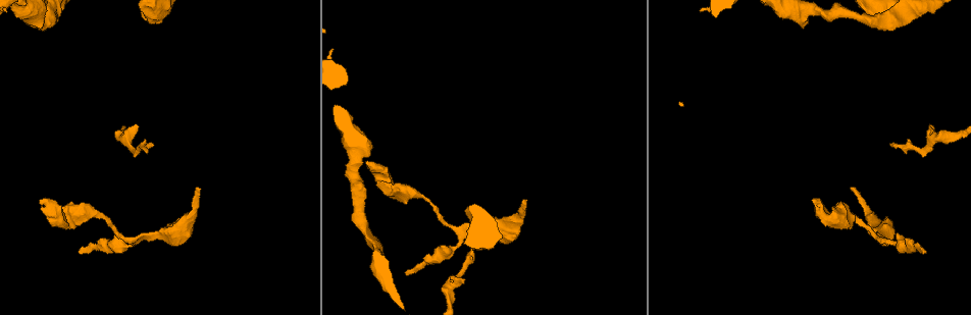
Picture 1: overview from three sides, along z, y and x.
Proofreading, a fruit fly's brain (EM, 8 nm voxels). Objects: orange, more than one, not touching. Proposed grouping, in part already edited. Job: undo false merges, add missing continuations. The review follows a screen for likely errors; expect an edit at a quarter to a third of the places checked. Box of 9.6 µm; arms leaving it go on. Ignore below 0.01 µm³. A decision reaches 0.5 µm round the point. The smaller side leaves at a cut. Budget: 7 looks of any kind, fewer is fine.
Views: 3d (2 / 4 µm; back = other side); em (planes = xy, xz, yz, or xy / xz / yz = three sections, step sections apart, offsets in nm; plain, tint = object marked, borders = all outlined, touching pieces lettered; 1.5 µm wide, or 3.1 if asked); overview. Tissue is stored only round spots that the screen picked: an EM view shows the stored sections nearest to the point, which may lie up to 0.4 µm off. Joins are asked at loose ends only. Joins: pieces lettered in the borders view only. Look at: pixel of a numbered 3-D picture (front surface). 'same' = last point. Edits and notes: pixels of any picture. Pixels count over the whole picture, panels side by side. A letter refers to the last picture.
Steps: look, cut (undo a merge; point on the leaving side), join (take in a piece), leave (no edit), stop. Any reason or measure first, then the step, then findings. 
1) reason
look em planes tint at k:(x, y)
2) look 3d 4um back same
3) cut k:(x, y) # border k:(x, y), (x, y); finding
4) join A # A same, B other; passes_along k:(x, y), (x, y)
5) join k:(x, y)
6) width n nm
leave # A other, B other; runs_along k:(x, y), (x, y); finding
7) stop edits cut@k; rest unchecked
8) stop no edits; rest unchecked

an open end
look 3d 4um at 1:(522, 199)

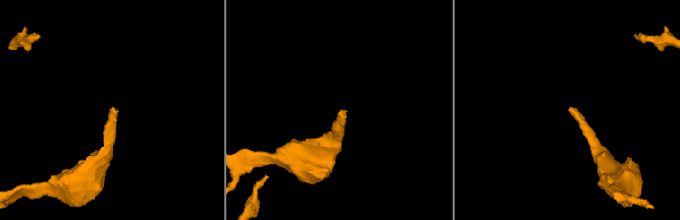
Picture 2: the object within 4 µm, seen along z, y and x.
shape alone is not enough
look em yz step 8 borders at 2:(113, 107)

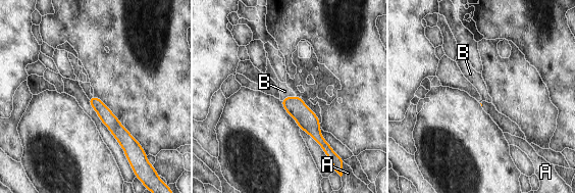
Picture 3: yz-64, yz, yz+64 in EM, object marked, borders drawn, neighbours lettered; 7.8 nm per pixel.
cut it another way
look em planes borders same

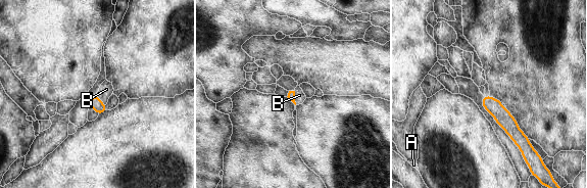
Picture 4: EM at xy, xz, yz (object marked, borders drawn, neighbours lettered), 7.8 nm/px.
longest_contact B 120 nm
join B # A other, B same; passes_along 4:(291, 95), (294, 97), (299, 95); the cell continues

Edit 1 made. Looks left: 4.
look overview

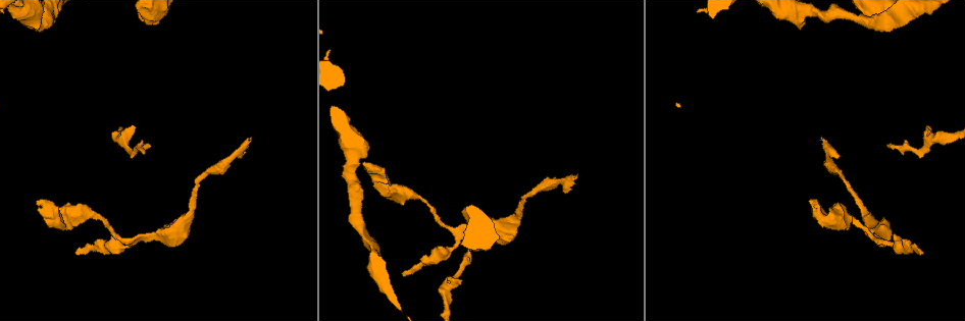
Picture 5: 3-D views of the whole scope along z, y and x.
branch stops here
look em xz step 4 tint at 5:(821, 138)

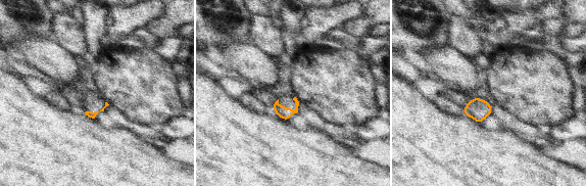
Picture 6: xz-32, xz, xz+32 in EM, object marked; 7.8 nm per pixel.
another direction
look em planes borders same

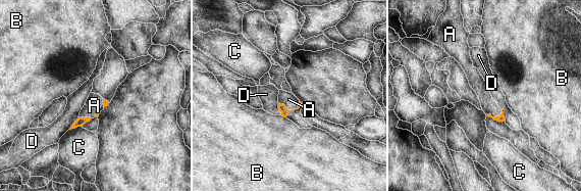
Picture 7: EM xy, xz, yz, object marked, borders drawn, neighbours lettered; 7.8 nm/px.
join A # A same, B other, C other, D other; passes_along 7:(499, 118), (494, 116), (489, 106); it goes on there

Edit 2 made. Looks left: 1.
closes a loop
look em planes borders at 5:(887, 241)

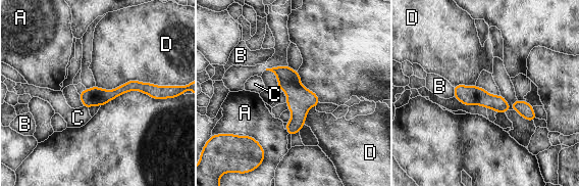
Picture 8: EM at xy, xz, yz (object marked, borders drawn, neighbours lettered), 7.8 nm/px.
leave # A other, B other, C other, D other; border 8:(95, 86), (162, 86); all the same cell

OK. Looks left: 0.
stop edits join@4, join@7; rest unchecked

